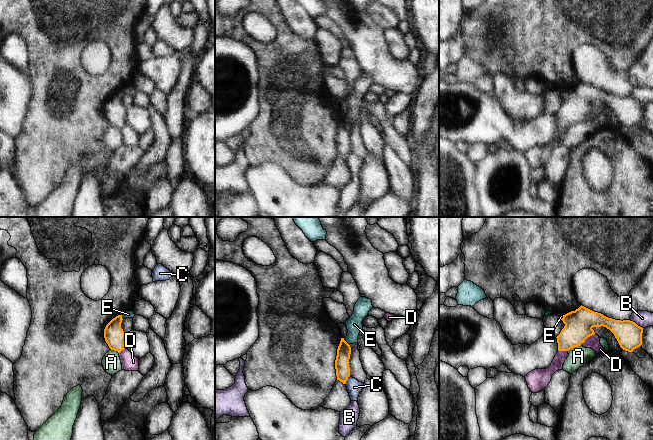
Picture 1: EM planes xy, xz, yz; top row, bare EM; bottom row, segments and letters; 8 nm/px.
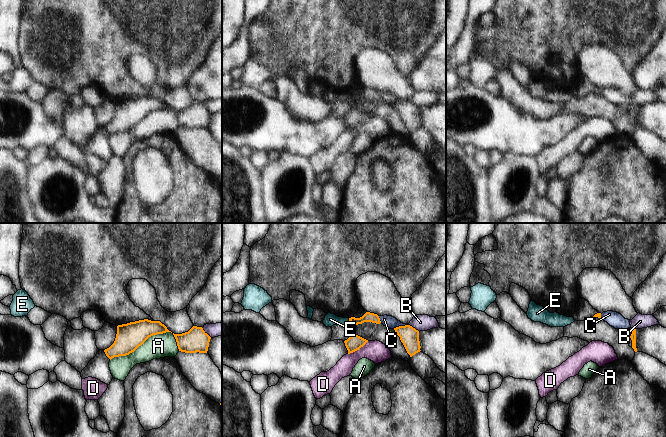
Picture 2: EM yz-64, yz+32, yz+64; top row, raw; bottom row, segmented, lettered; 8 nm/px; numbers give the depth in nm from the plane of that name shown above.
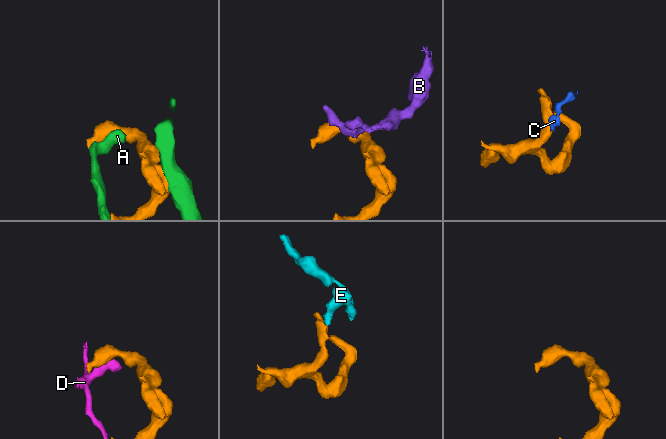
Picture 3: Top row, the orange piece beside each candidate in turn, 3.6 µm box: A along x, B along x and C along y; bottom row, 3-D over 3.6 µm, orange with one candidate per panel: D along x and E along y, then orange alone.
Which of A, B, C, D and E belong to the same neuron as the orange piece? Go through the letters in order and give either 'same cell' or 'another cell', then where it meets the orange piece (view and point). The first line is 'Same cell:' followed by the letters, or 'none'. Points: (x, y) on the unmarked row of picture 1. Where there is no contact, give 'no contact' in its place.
Same cell: none
A: another cell; contact yz (574, 122)
B: another cell; contact yz (635, 99)
C: another cell; contact xz (346, 156)
D: another cell; contact yz (587, 113)
E: another cell; contact xz (346, 118)

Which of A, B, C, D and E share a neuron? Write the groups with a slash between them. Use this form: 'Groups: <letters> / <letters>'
Groups: A / B C E / D

